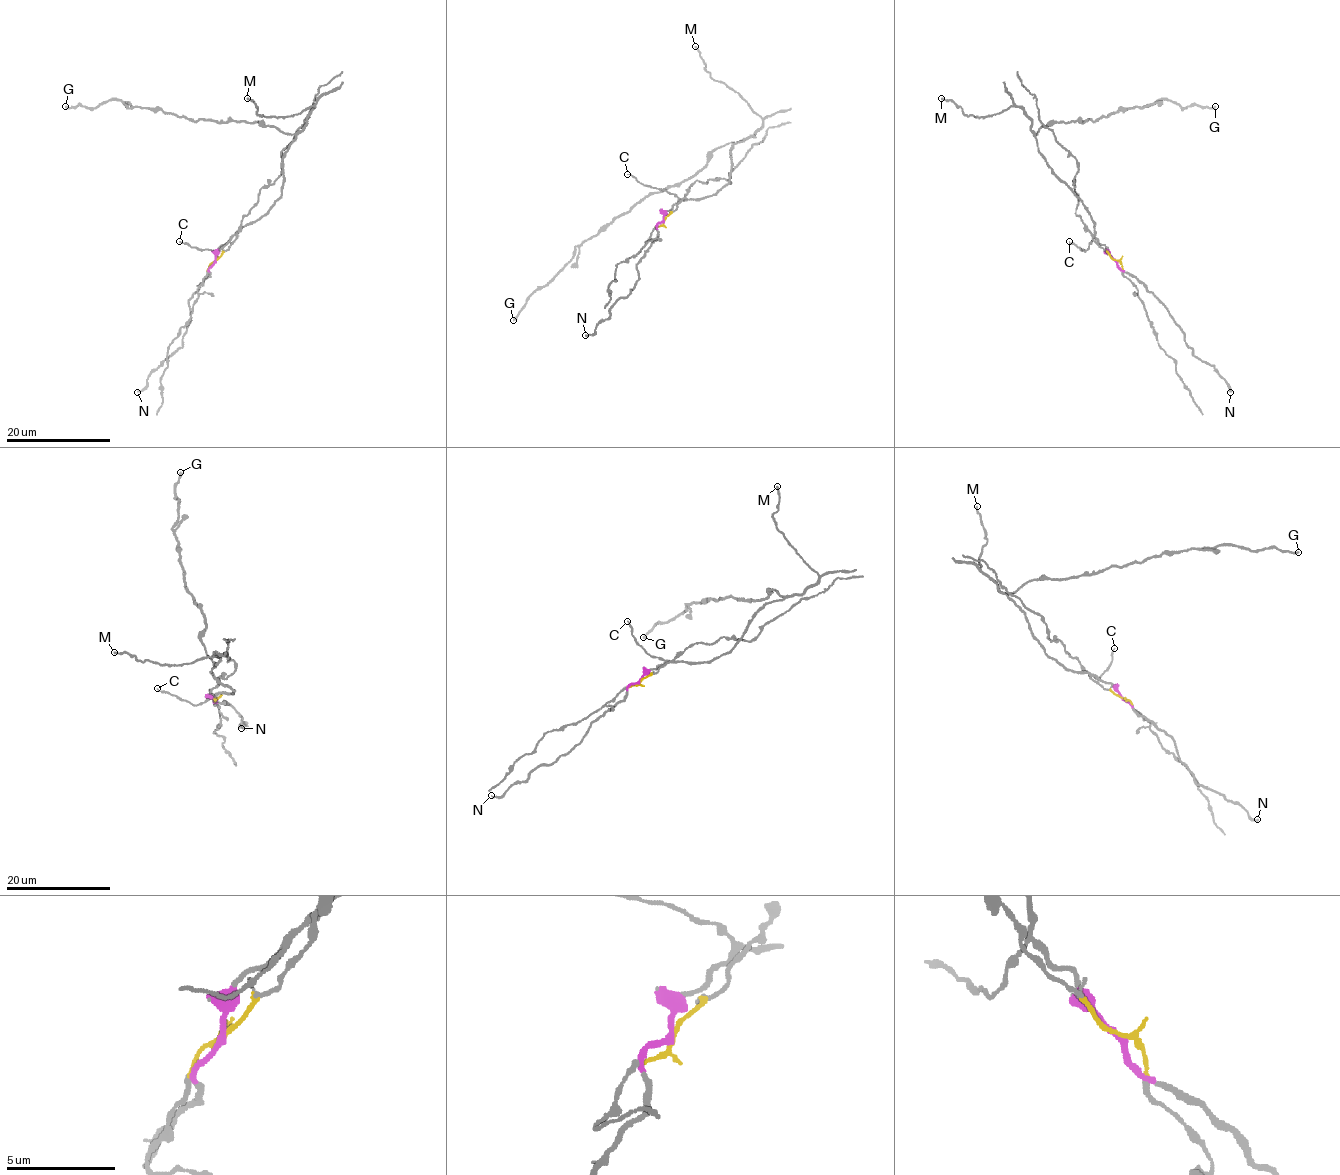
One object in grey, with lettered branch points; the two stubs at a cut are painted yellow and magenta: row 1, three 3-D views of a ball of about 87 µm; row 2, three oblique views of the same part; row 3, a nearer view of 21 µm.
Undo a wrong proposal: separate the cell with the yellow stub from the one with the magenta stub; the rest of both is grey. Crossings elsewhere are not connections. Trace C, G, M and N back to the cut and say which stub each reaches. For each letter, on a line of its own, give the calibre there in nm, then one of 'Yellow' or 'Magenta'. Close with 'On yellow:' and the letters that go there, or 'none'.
C: Thickness 110 nm. Magenta
G: Thickness 280 nm. Magenta
M: Thickness 190 nm. Magenta
N: Thickness 200 nm. Magenta
On yellow: none

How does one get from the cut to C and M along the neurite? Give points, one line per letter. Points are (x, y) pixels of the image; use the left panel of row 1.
C: (216, 261), (216, 252), (230, 240), (218, 250), (193, 248), (179, 241)
M: (216, 261), (216, 252), (264, 215), (281, 195), (284, 153), (314, 107), (293, 115), (264, 117), (247, 98)

